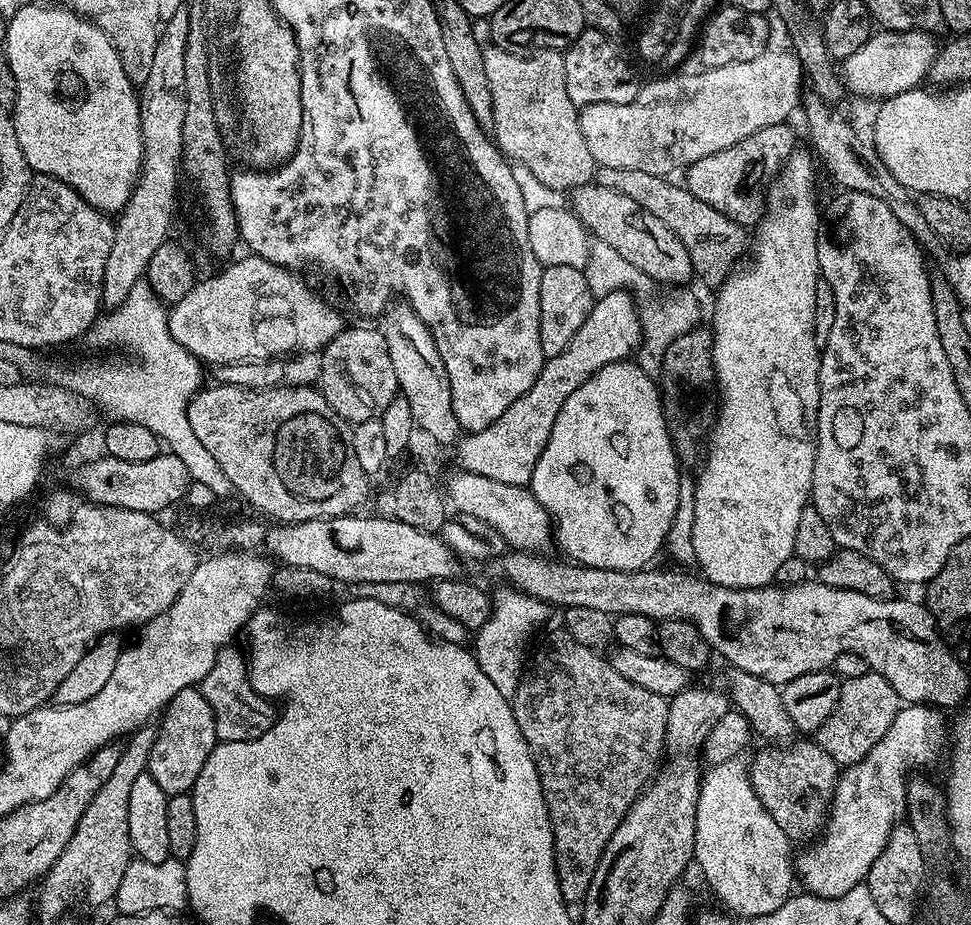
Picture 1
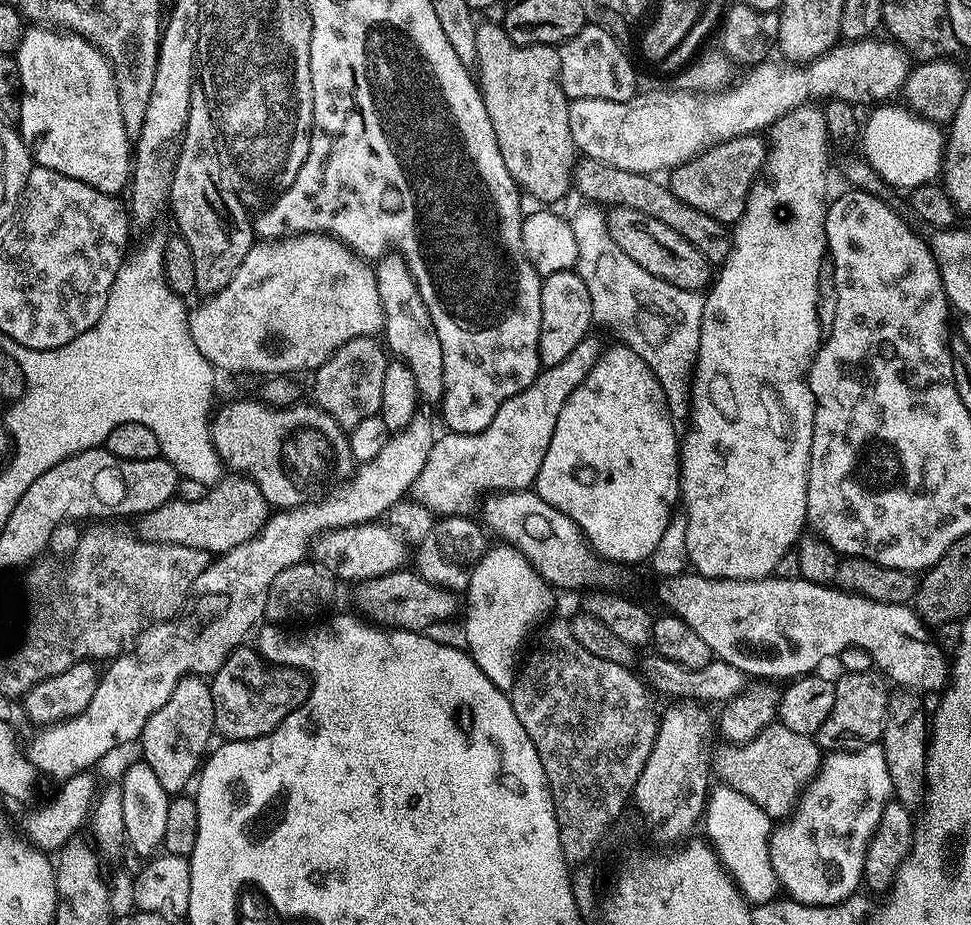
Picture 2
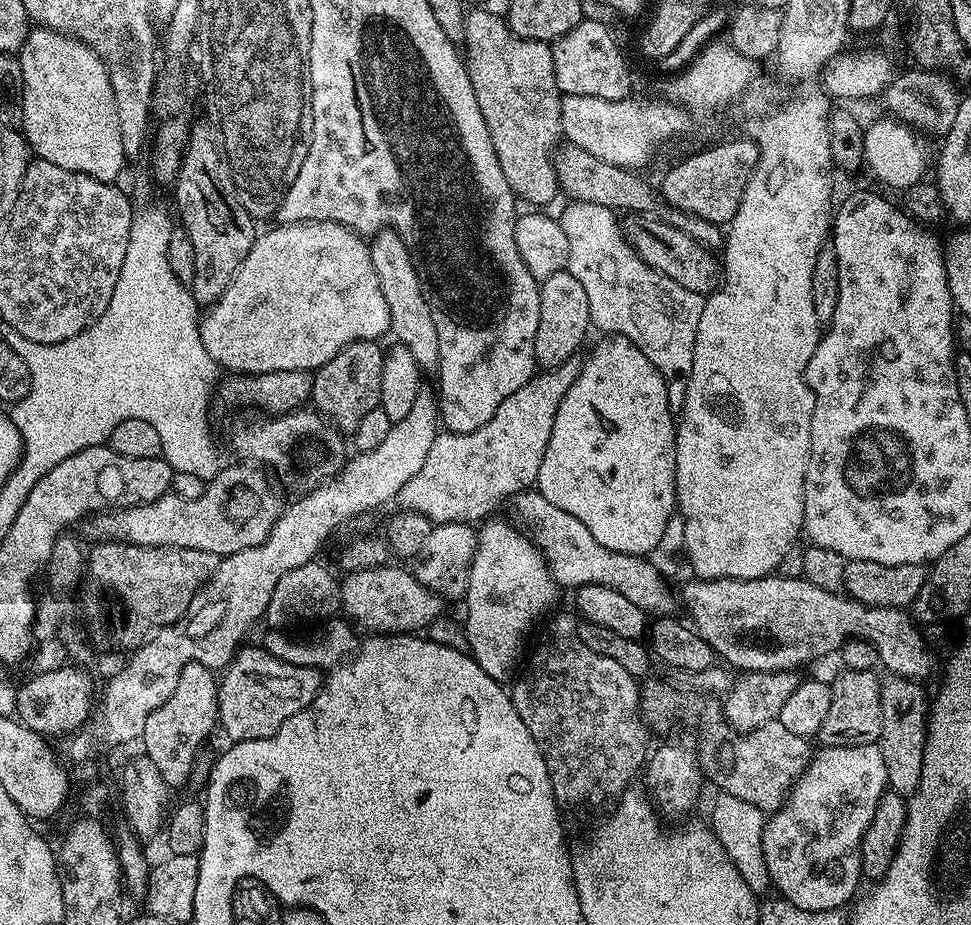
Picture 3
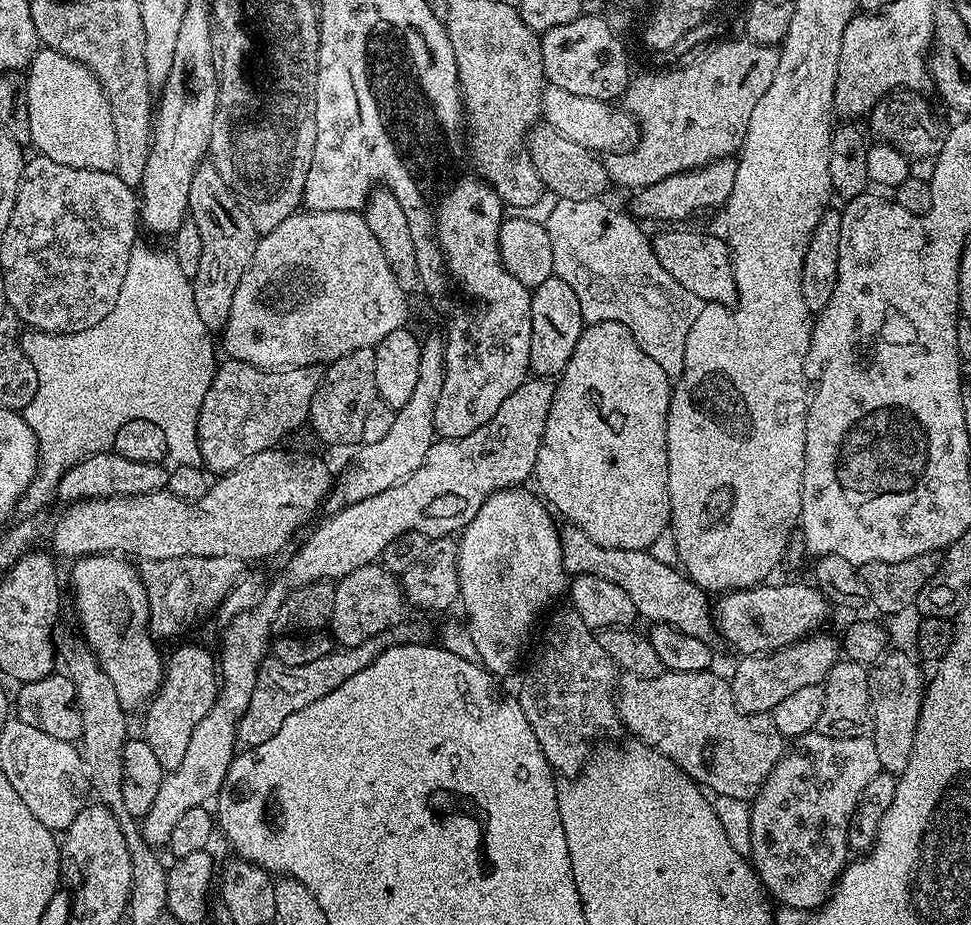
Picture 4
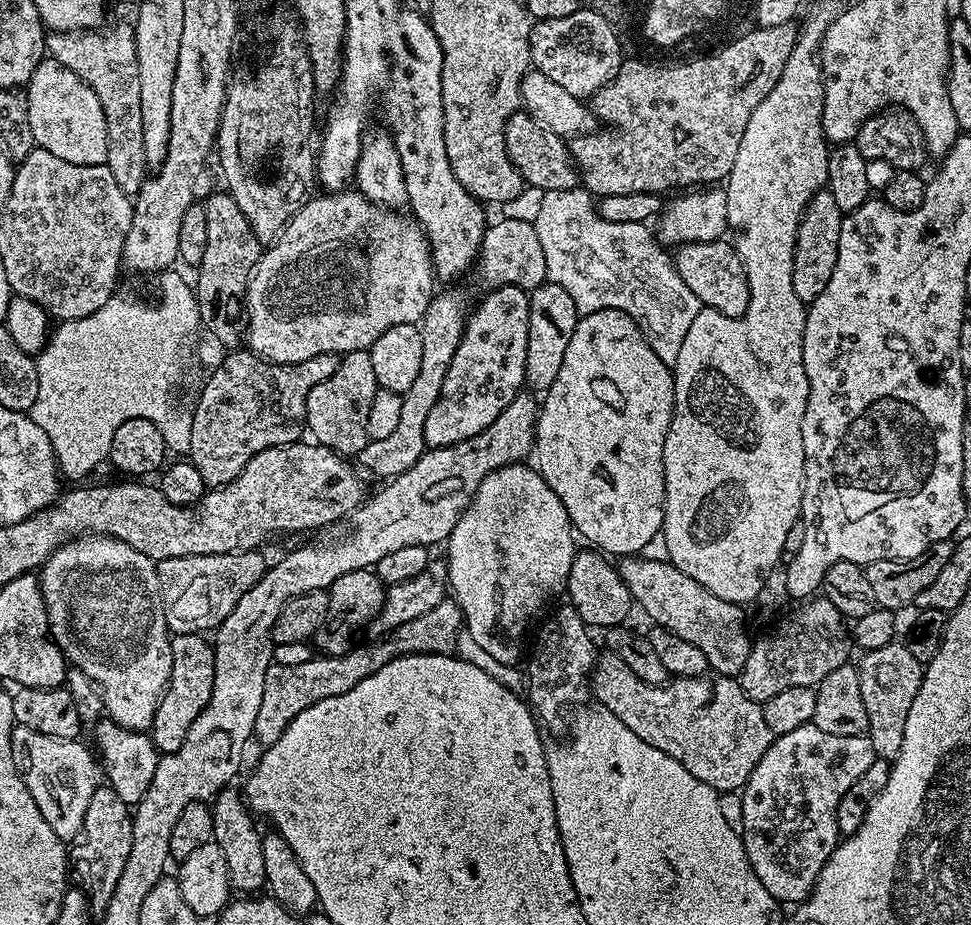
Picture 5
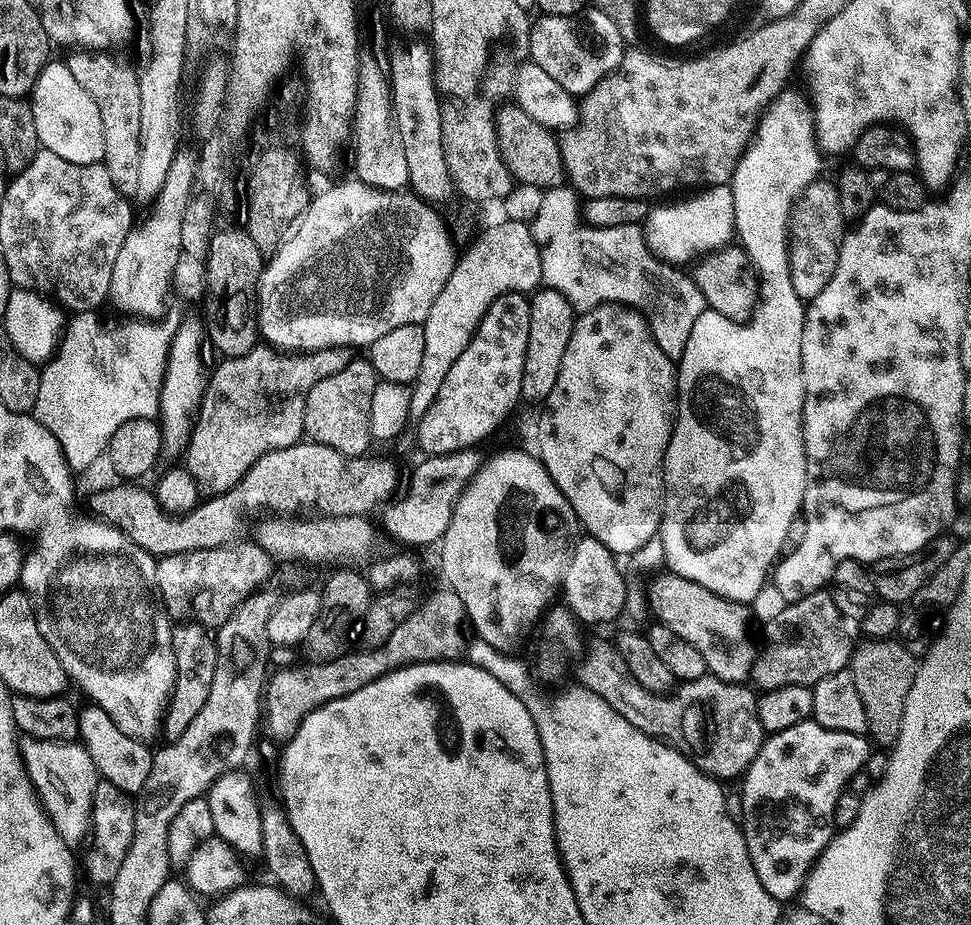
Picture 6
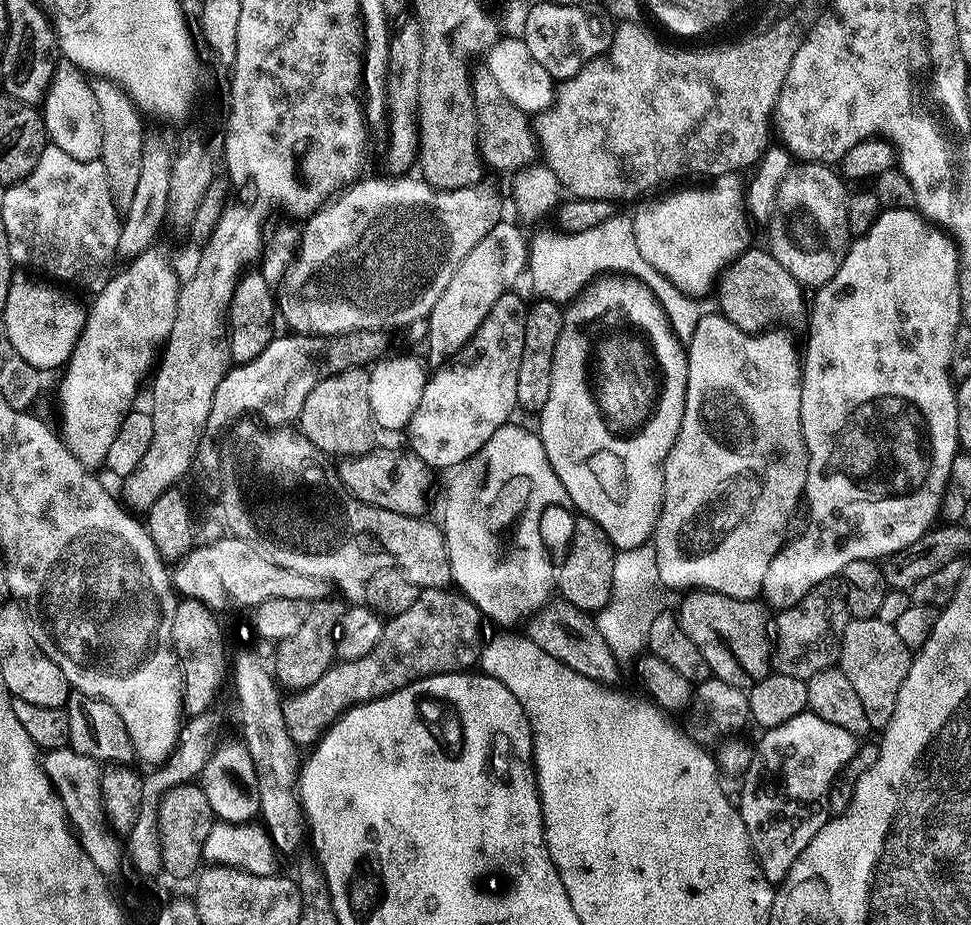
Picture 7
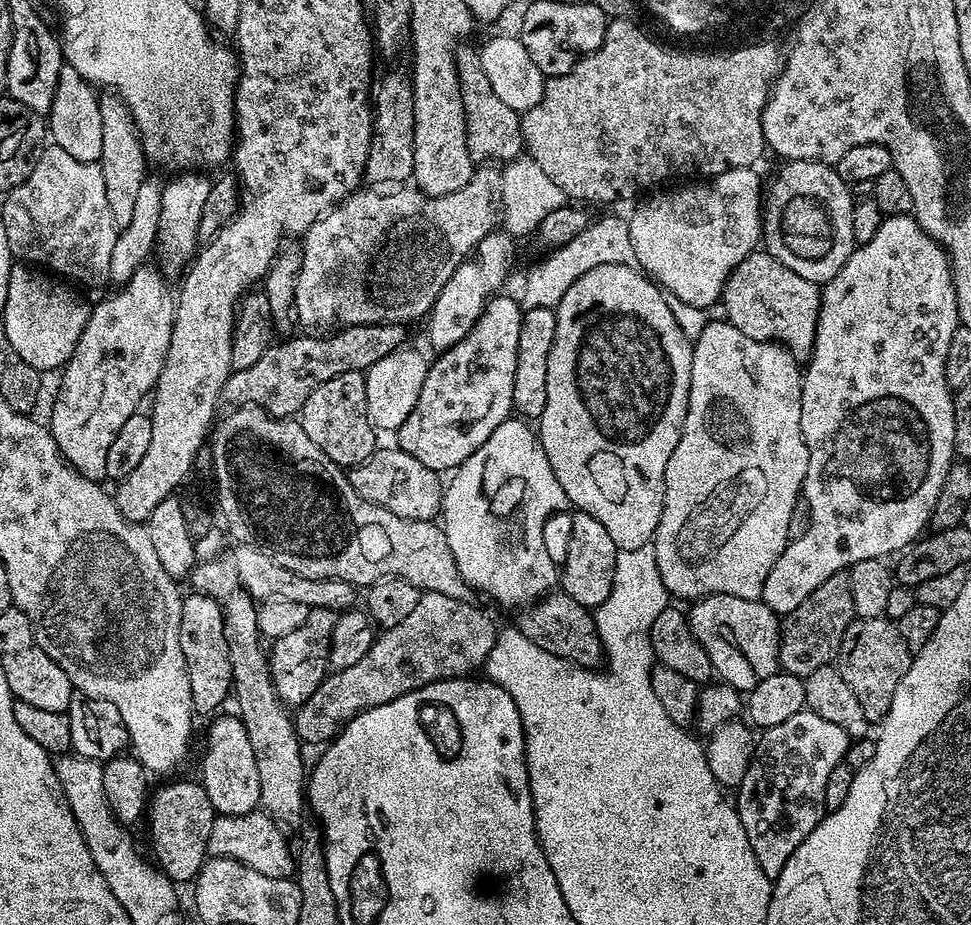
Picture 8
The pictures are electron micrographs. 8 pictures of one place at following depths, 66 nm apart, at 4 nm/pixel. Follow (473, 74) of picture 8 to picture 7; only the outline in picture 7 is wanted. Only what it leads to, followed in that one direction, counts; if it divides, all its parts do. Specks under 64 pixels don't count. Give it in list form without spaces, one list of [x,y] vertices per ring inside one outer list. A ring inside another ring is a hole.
[[[491,82],[475,89],[476,117],[480,119],[480,153],[489,169],[515,174],[535,165],[538,160],[538,139],[529,113],[524,112],[498,86]]]

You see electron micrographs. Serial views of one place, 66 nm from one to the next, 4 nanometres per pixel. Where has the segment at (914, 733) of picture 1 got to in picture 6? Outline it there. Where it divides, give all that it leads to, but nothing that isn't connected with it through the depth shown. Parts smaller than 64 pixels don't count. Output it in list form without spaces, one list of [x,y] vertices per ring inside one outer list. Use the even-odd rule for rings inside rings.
[[[810,719],[798,722],[798,726],[790,726],[790,730],[771,733],[758,750],[754,762],[750,762],[742,777],[744,785],[740,788],[738,816],[742,821],[746,846],[750,850],[750,862],[754,862],[754,870],[758,870],[762,886],[770,890],[774,899],[792,902],[799,897],[809,869],[824,853],[824,847],[834,835],[834,806],[838,802],[838,794],[842,794],[850,778],[854,778],[854,774],[858,774],[860,767],[867,762],[869,751],[867,735],[830,730],[817,720]]]

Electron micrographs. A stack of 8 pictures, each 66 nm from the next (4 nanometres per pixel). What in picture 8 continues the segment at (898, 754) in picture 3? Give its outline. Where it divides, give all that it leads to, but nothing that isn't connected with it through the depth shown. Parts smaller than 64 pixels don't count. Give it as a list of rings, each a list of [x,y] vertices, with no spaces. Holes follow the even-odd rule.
[[[856,618],[846,626],[834,667],[850,685],[850,690],[854,690],[858,702],[862,705],[862,711],[866,713],[869,725],[879,725],[890,710],[890,702],[894,702],[894,690],[898,690],[898,682],[902,682],[906,670],[912,664],[913,655],[906,642],[902,642],[899,627],[891,619]]]

